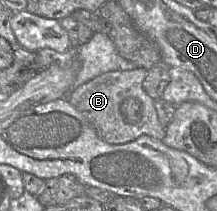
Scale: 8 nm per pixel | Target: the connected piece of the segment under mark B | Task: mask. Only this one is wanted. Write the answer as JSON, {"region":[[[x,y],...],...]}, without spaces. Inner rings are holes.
{"region":[[[134,68],[126,71],[109,71],[103,73],[76,88],[68,97],[76,110],[95,128],[98,136],[110,144],[124,144],[147,135],[162,141],[166,128],[159,122],[155,100],[143,88],[147,69]],[[127,98],[135,98],[142,105],[142,118],[138,123],[124,120],[120,107]]]}

